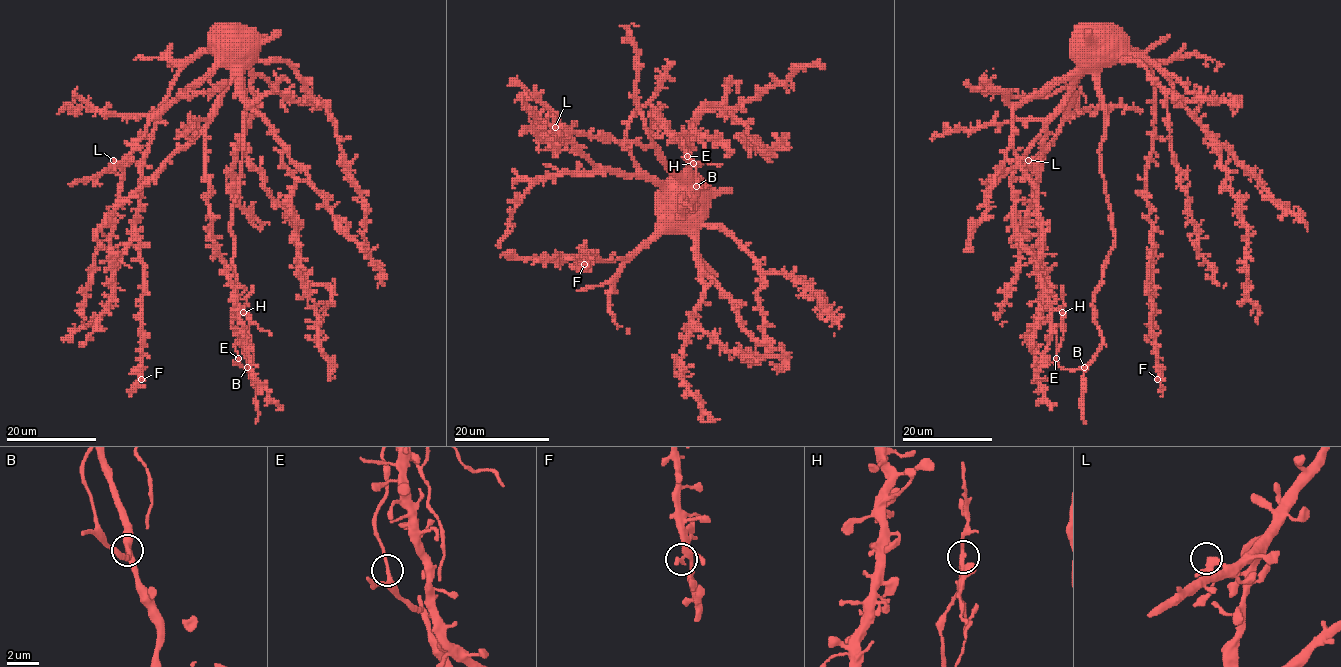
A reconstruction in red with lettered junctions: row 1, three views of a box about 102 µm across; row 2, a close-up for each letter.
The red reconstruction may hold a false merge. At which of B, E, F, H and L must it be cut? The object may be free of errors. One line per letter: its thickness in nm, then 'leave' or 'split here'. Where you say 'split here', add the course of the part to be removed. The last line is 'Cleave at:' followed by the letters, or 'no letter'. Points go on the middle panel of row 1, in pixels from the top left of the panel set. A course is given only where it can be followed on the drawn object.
B: 360 nm | leave
E: 190 nm | leave
F: 300 nm | leave
H: 200 nm | split here
L: 280 nm | leave
Cleave at: H

